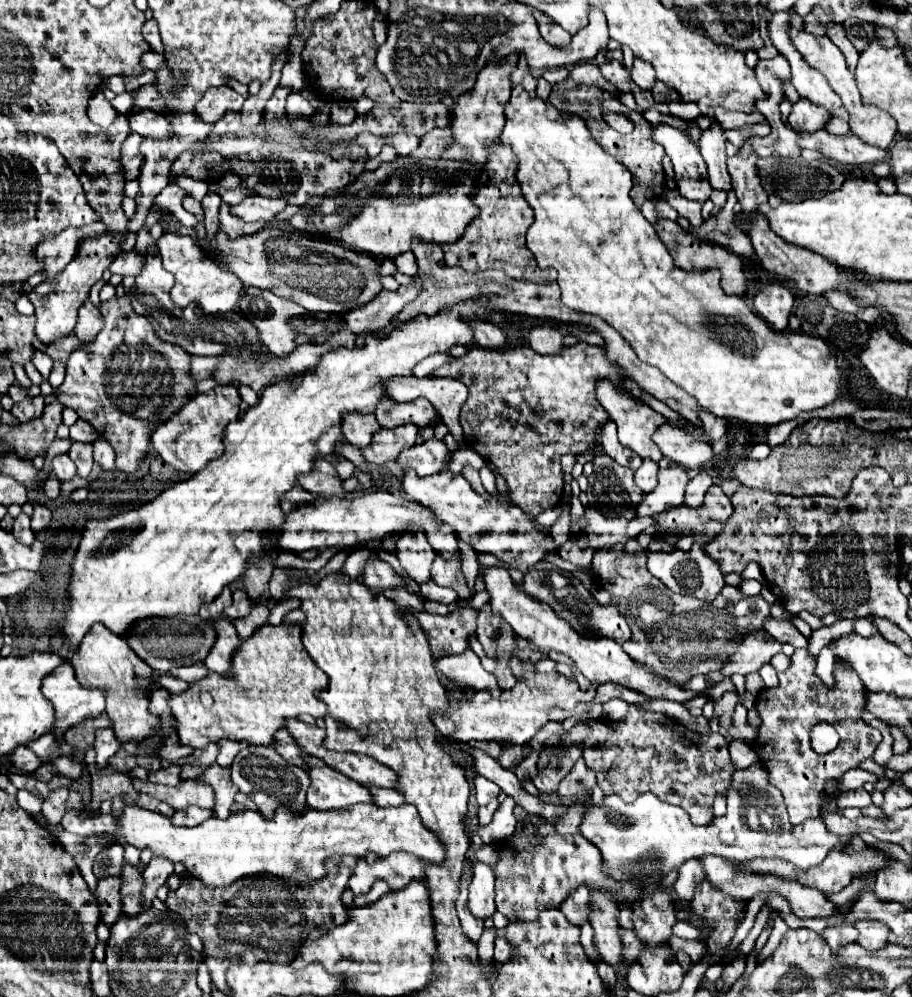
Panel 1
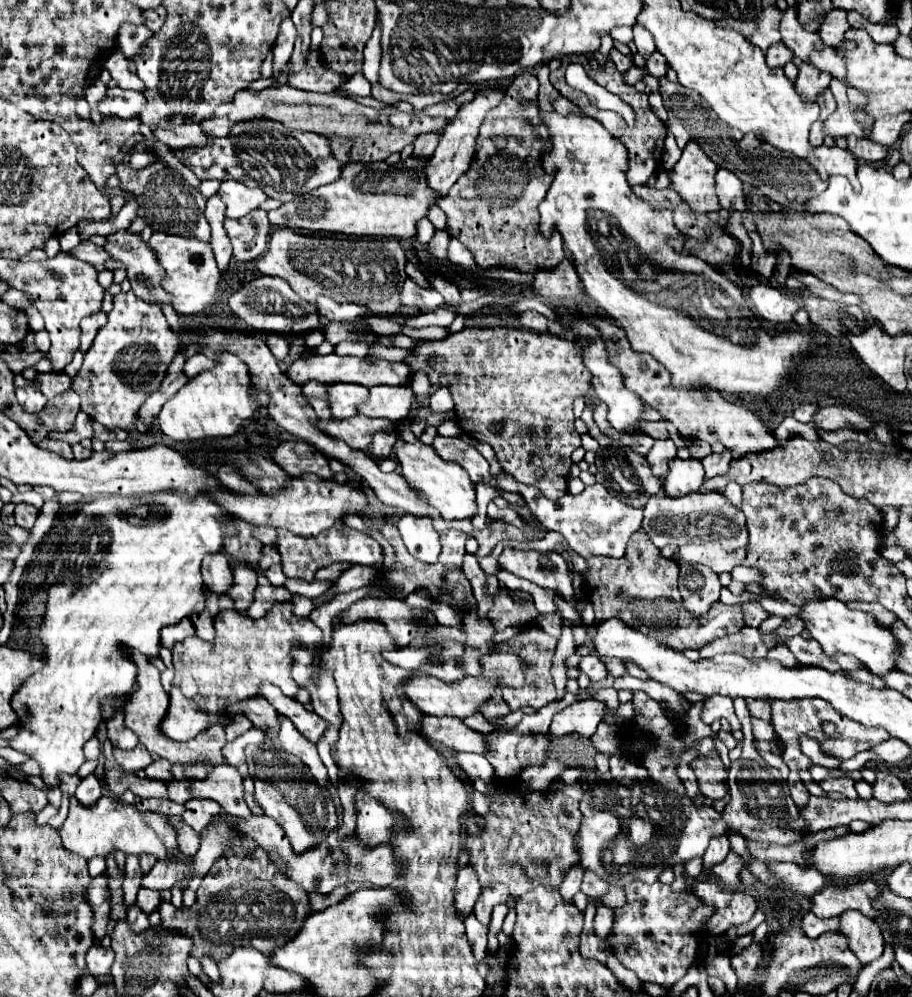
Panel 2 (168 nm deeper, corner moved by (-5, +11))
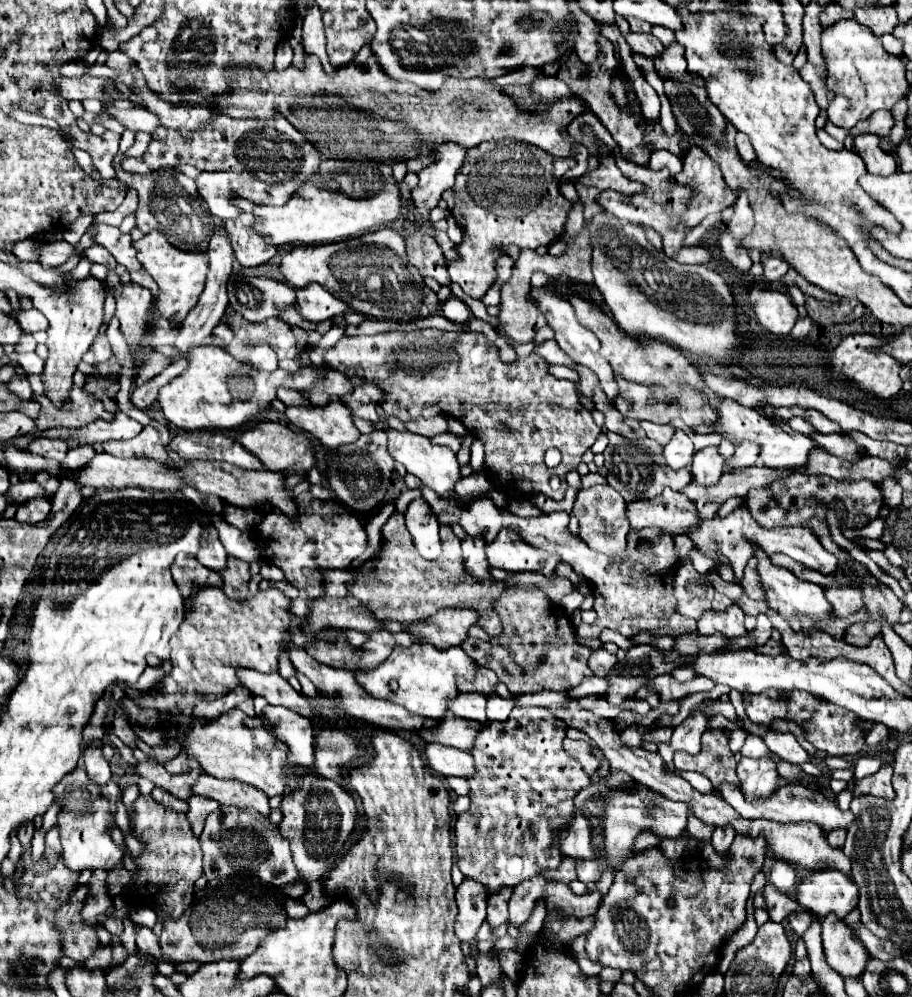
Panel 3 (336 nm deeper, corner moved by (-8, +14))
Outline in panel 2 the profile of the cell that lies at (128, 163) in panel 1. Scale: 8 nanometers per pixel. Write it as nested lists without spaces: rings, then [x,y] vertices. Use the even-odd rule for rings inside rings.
[[[121,161],[117,165],[117,175],[121,179],[121,189],[127,189],[139,197],[139,215],[147,219],[147,223],[153,227],[153,231],[169,231],[185,237],[197,237],[199,241],[209,241],[211,231],[207,225],[207,219],[203,215],[205,211],[205,197],[197,193],[195,189],[183,189],[183,177],[163,177],[169,167],[165,163],[155,161],[143,169],[133,169],[127,161]],[[165,191],[165,199],[163,199]],[[175,191],[175,193],[173,193]]]

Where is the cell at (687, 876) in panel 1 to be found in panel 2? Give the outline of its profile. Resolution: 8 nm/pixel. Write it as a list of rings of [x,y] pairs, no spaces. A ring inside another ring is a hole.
[[[725,835],[711,839],[711,845],[707,847],[707,851],[705,851],[705,855],[703,855],[703,873],[711,873],[713,865],[721,863],[721,861],[727,857],[729,849],[731,849],[731,847],[729,847],[729,841],[727,841]]]

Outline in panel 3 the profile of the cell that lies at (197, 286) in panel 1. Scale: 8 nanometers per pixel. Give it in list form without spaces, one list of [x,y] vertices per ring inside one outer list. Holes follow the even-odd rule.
[[[150,232],[150,234],[142,236],[138,242],[134,242],[134,248],[138,252],[138,260],[140,260],[142,268],[158,284],[158,296],[154,300],[156,314],[172,320],[174,324],[180,324],[186,318],[186,314],[196,306],[198,296],[204,290],[206,272],[208,272],[208,254],[182,252],[182,250],[174,248],[172,244],[168,244],[168,240],[158,232]]]

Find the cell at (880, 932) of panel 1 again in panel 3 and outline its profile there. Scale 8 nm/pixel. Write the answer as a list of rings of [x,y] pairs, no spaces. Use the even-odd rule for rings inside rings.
[[[828,914],[822,920],[822,948],[826,964],[842,978],[858,976],[864,972],[868,962],[864,944],[850,938],[850,928],[834,914]]]

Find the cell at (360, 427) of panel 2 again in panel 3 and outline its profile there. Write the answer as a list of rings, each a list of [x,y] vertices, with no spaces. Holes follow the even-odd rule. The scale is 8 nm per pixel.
[[[330,398],[322,408],[286,408],[284,414],[290,424],[302,432],[310,432],[326,448],[350,444],[360,436],[352,422],[352,412],[340,404],[338,398]]]

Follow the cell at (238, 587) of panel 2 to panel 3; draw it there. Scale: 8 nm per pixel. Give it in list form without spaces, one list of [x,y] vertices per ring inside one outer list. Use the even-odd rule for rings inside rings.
[[[228,556],[228,568],[220,570],[222,576],[222,590],[228,598],[232,600],[244,600],[250,596],[248,592],[248,580],[250,580],[250,570],[244,560],[238,560],[234,556]]]

